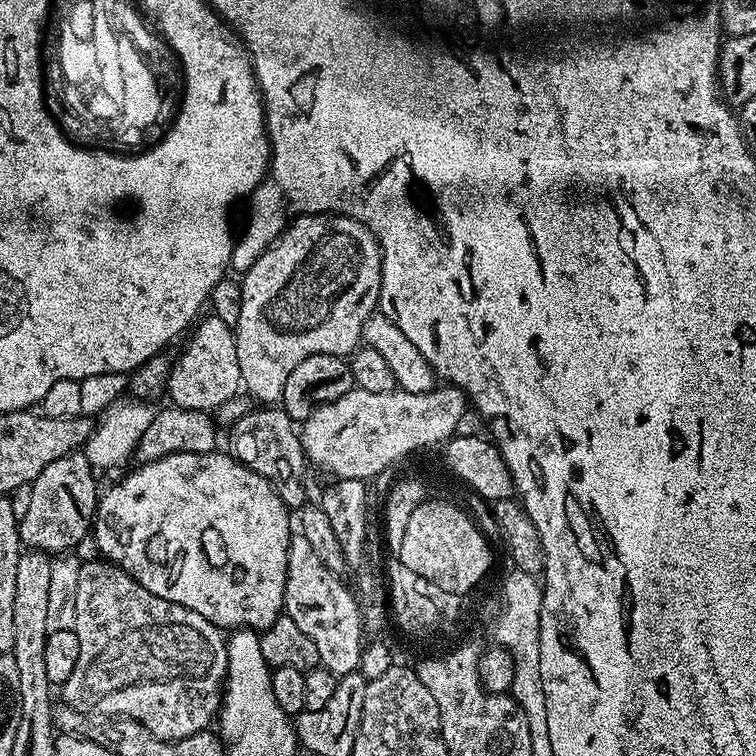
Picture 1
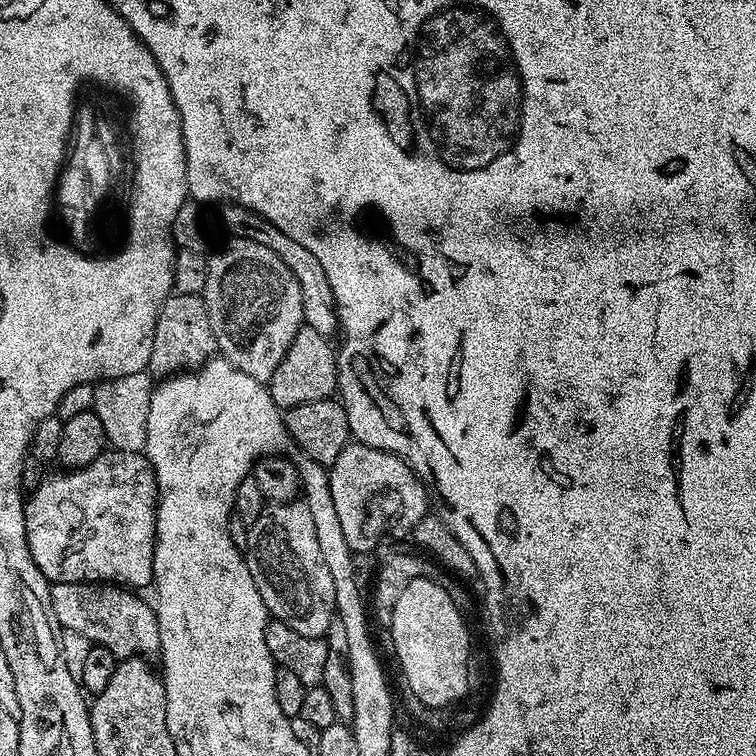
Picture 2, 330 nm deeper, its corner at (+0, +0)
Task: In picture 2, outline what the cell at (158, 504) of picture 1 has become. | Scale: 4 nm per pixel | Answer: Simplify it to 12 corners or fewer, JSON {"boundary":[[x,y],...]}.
{"boundary":[[105,450],[24,505],[52,584],[153,583],[156,475]]}

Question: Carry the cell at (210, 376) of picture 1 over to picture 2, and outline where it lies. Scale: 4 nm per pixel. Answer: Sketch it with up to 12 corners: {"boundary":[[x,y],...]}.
{"boundary":[[200,296],[160,308],[147,371],[167,378],[217,355]]}

